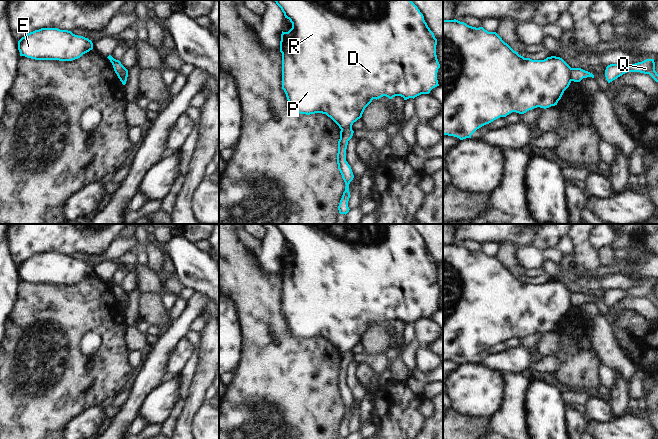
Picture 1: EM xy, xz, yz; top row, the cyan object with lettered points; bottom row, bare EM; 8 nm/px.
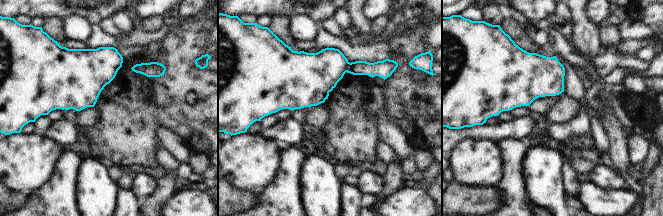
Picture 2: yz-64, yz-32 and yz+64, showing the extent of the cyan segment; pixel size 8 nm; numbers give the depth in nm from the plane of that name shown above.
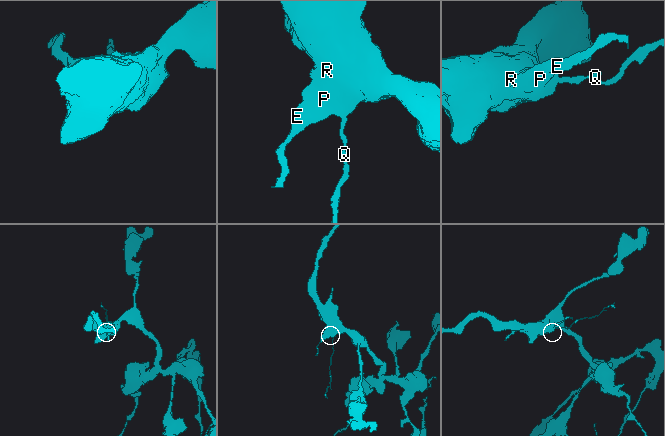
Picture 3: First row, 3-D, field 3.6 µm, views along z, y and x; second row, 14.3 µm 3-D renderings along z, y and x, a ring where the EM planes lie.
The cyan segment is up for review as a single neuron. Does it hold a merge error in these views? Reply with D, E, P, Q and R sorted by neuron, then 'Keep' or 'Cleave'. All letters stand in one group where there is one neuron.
Groups: D E P R / Q. Cleave

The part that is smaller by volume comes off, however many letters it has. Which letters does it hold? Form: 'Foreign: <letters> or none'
Foreign: Q

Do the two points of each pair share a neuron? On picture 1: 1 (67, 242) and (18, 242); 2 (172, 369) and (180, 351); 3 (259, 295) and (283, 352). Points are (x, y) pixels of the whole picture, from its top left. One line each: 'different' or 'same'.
1: same
2: same
3: same

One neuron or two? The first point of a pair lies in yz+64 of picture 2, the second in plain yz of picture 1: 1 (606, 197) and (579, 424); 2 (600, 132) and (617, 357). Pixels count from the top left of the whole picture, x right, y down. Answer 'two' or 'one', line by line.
1: two
2: two

